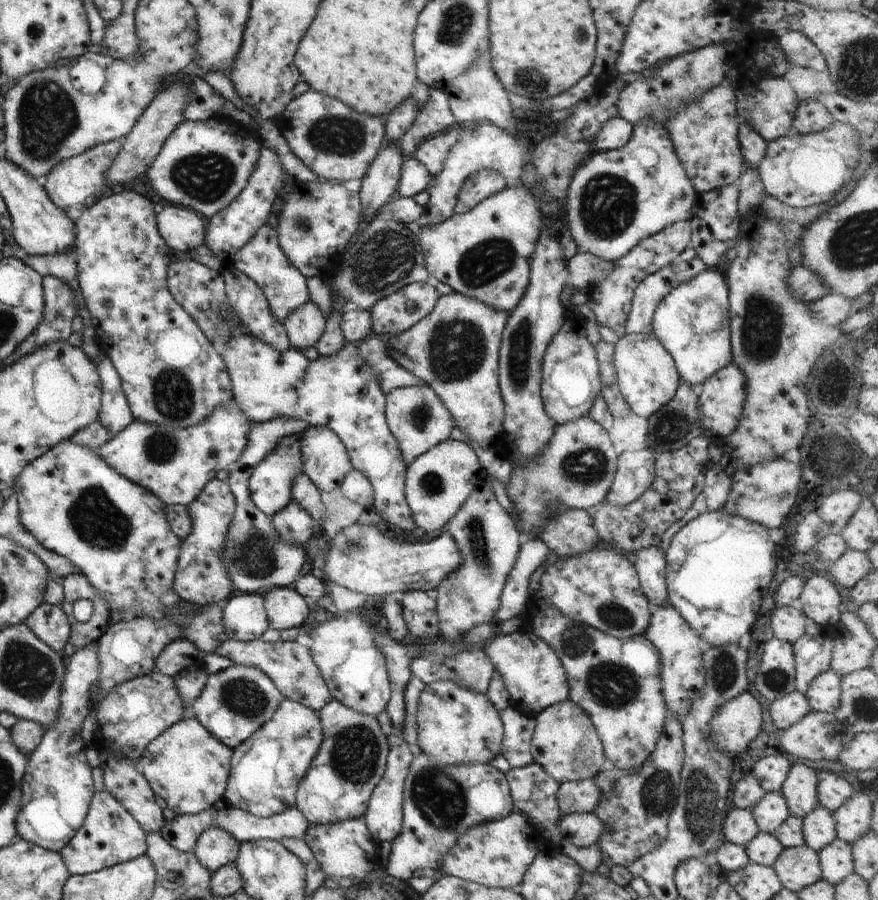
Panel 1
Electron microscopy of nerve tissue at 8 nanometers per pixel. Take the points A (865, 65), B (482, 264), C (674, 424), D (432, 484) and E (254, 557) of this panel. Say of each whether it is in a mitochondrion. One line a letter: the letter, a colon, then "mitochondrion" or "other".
A: mitochondrion
B: mitochondrion
C: mitochondrion
D: mitochondrion
E: mitochondrion

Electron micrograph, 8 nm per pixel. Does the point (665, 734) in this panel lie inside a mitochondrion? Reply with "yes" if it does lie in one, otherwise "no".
no

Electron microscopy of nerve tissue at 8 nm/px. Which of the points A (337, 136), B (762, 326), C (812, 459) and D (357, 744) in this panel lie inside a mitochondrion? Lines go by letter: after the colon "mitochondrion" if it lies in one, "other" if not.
A: mitochondrion
B: mitochondrion
C: other
D: mitochondrion

